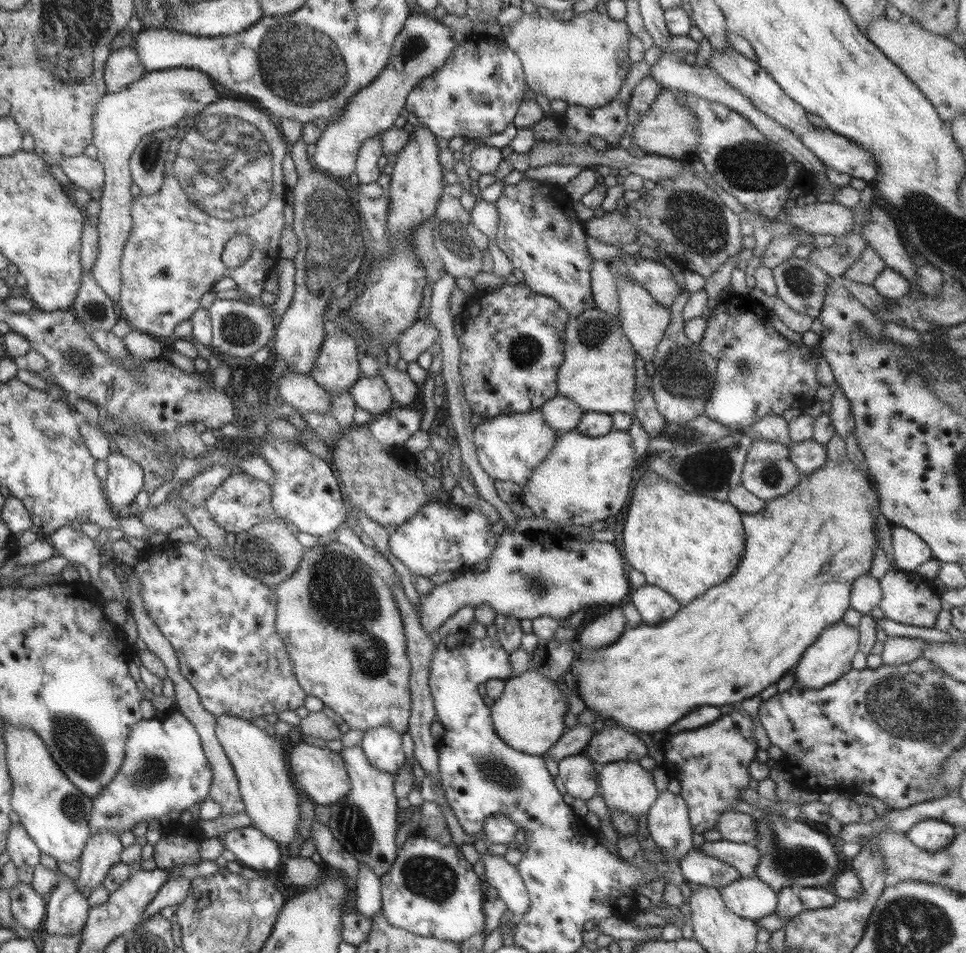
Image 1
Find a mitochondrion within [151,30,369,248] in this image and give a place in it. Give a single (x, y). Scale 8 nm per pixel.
(220, 161)

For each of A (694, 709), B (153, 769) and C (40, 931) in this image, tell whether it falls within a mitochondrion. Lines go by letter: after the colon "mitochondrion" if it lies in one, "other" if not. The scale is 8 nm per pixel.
A: other
B: mitochondrion
C: other

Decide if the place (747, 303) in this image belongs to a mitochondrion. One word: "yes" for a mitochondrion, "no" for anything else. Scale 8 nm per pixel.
no

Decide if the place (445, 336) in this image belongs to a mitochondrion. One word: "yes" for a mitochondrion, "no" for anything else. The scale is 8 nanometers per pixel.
no

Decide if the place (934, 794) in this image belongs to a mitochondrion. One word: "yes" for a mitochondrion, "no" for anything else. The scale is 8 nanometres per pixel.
no

